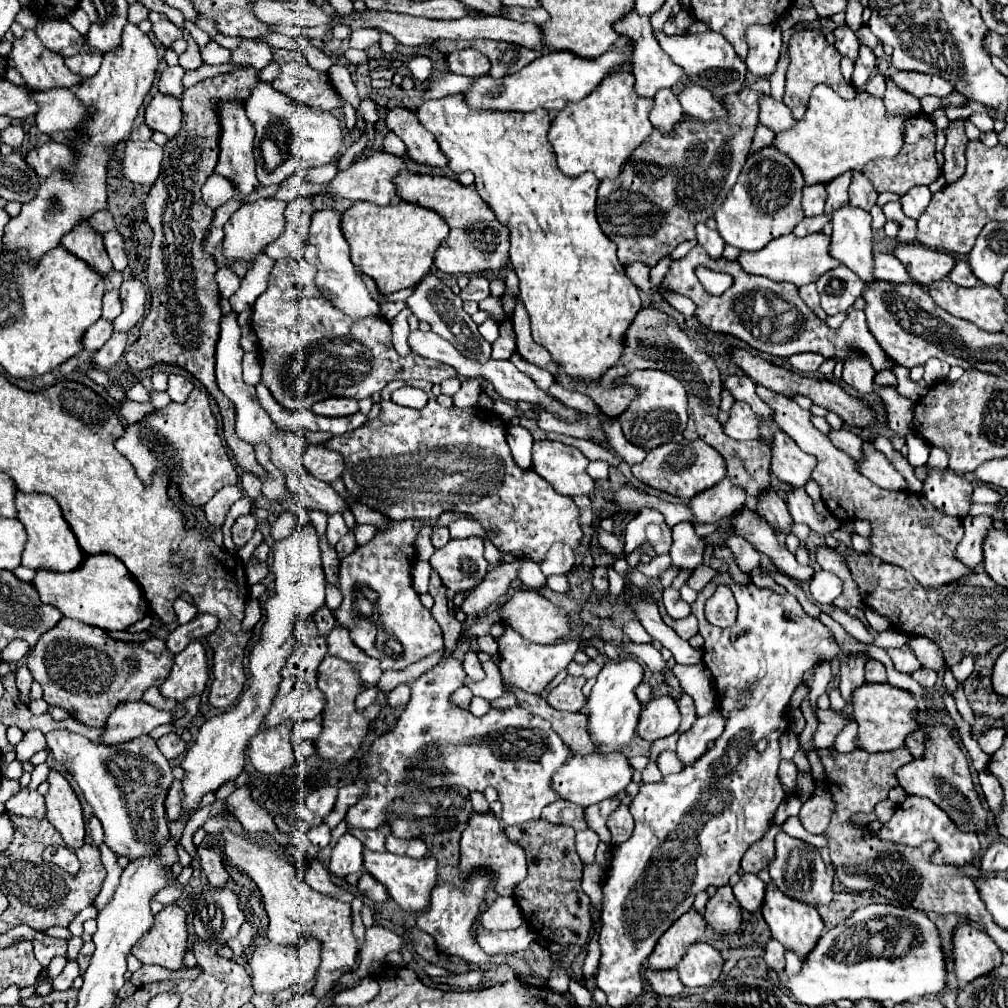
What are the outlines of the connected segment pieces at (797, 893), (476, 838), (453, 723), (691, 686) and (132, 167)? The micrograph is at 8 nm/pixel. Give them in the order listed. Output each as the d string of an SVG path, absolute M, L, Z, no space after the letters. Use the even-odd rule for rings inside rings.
M778 833L776 837L776 859L768 865L774 885L788 897L808 903L808 905L828 905L834 897L832 873L820 857L820 851L804 841L790 837L788 833Z
M474 813L468 819L468 827L462 831L460 839L460 877L464 879L468 871L476 867L488 867L494 873L496 881L496 891L504 897L512 897L512 891L516 883L520 883L526 877L526 857L524 849L516 843L510 841L506 831L500 825L500 819L494 813Z
M444 657L436 667L408 683L412 699L400 715L394 731L382 733L368 751L360 757L360 773L366 781L366 791L346 813L348 831L332 849L328 869L346 877L364 869L364 845L352 835L354 829L378 829L386 823L386 809L392 799L408 791L424 787L460 785L468 791L484 791L488 785L498 789L502 801L504 825L520 825L540 819L542 809L556 801L552 791L552 771L570 755L564 741L552 731L550 723L522 707L490 709L486 717L474 717L450 701L452 693L462 685L462 661Z
M704 663L696 665L674 665L672 675L680 681L680 687L684 693L688 693L694 703L698 715L708 715L716 709L716 691L712 683L712 673Z
M128 141L122 161L124 177L134 183L152 185L160 175L162 157L164 149L154 141Z

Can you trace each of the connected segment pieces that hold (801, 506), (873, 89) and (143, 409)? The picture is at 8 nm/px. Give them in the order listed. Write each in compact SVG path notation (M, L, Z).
M792 487L786 491L786 505L796 523L806 523L812 531L824 535L838 527L838 519L822 517L814 509L814 501L808 497L804 487Z
M876 73L876 75L868 81L868 85L866 85L866 91L868 91L870 95L876 95L876 97L884 97L884 89L886 89L886 85L884 85L884 75L882 75L882 73Z
M122 401L120 403L120 415L128 423L136 423L136 419L140 421L144 415L148 415L152 411L154 411L152 403L136 403L136 401Z

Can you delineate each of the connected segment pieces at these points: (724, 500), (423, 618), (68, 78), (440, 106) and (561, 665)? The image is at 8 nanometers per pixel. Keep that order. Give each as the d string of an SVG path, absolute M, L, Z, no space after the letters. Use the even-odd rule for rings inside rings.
M724 477L716 487L694 495L688 501L688 507L696 523L714 523L736 513L746 501L746 495L740 487L732 487L728 477Z
M393 521L388 529L362 547L356 547L340 561L338 589L342 591L342 605L332 611L336 621L350 631L350 639L370 657L380 661L382 671L406 669L408 665L440 651L442 631L430 609L420 603L420 595L412 587L414 541L424 525L436 521ZM400 527L400 531L396 531ZM412 538L412 541L411 541Z
M34 29L26 31L20 39L12 43L8 59L14 63L22 79L34 91L72 87L82 81L64 65L62 55L56 55L54 51L44 47L44 43L40 43Z
M462 93L456 95L448 95L448 97L440 97L440 99L430 99L424 101L420 105L420 109L416 111L418 121L436 137L440 151L448 157L448 167L452 169L452 173L462 173L462 171L472 171L476 175L476 189L480 193L480 197L492 207L492 211L496 213L496 217L500 219L500 223L504 223L510 229L510 263L520 279L520 299L524 303L524 309L530 315L530 323L532 323L532 337L538 345L542 345L550 355L552 361L558 365L558 375L568 375L574 381L600 381L602 375L614 367L622 355L624 355L624 335L628 331L628 327L632 325L632 319L636 319L638 311L642 309L642 301L640 301L640 293L636 289L636 285L632 285L632 281L624 275L622 265L616 259L616 245L600 231L598 219L596 219L596 191L600 181L592 175L592 173L584 173L580 177L568 177L564 175L558 167L556 167L556 159L554 159L554 151L552 145L548 141L548 129L550 129L550 115L546 109L536 109L532 113L522 113L522 111L476 111L474 107L468 107L468 101L464 99Z
M504 627L504 633L498 639L498 651L502 657L498 667L504 683L510 687L522 689L526 693L540 693L574 659L574 653L578 651L578 641L566 641L558 645L538 645L524 639L522 635L516 635L512 627Z

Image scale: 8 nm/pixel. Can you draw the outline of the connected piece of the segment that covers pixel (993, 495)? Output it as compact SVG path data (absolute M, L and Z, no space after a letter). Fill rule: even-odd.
M980 485L974 489L974 503L1000 503L1002 495L986 485Z

